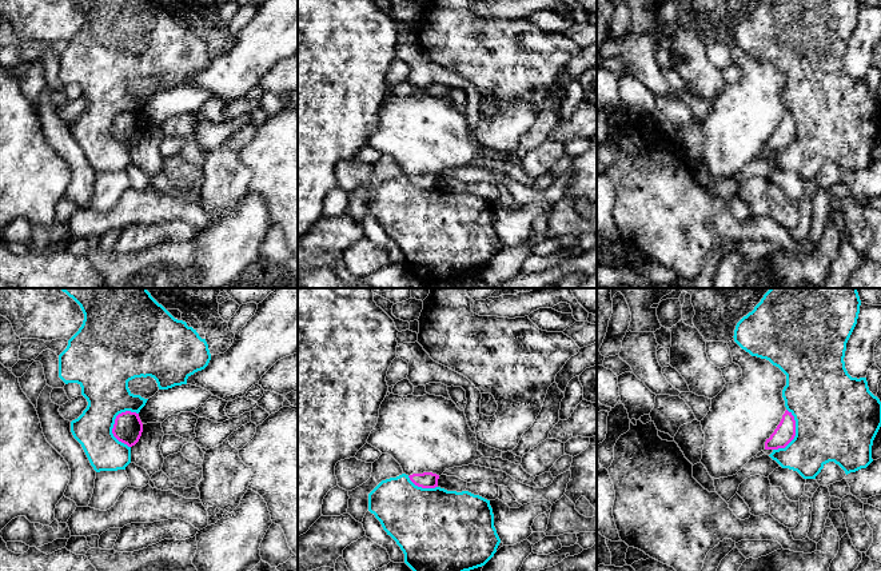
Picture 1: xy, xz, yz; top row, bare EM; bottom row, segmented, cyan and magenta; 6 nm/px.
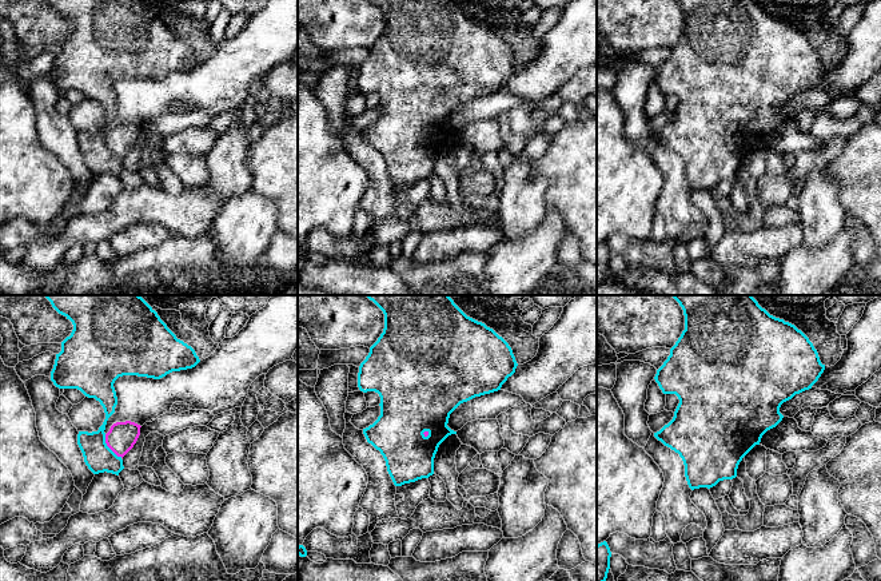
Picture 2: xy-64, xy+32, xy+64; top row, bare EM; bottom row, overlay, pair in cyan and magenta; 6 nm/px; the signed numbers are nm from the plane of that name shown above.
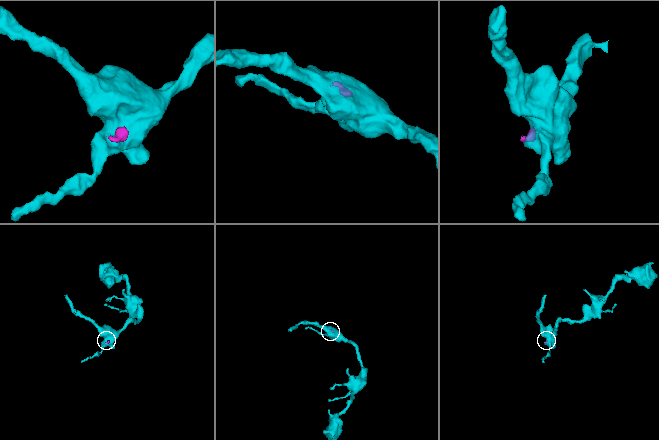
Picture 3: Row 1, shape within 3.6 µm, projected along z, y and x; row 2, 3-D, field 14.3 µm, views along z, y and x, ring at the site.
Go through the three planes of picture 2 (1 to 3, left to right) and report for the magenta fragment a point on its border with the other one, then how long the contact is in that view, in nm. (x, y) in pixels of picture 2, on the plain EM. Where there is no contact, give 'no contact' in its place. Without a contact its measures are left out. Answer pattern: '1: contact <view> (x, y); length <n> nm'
1: contact xy-64 (108, 148); length 180 nm
2: contact xy+32 (429, 135); length 50 nm
3: no contact

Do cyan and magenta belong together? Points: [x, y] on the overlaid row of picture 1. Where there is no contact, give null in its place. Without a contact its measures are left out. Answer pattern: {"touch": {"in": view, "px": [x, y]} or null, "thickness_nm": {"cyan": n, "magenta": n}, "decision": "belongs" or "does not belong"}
{"touch": {"in": "xy", "px": [111, 430]}, "thickness_nm": {"cyan": 260, "magenta": 170}, "decision": "does not belong"}

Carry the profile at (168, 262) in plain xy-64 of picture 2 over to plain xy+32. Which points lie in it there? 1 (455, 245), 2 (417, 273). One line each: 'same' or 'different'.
1: different
2: same

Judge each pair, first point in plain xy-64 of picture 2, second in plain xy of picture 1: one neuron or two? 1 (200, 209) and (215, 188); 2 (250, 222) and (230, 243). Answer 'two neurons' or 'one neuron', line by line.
1: two neurons
2: one neuron

